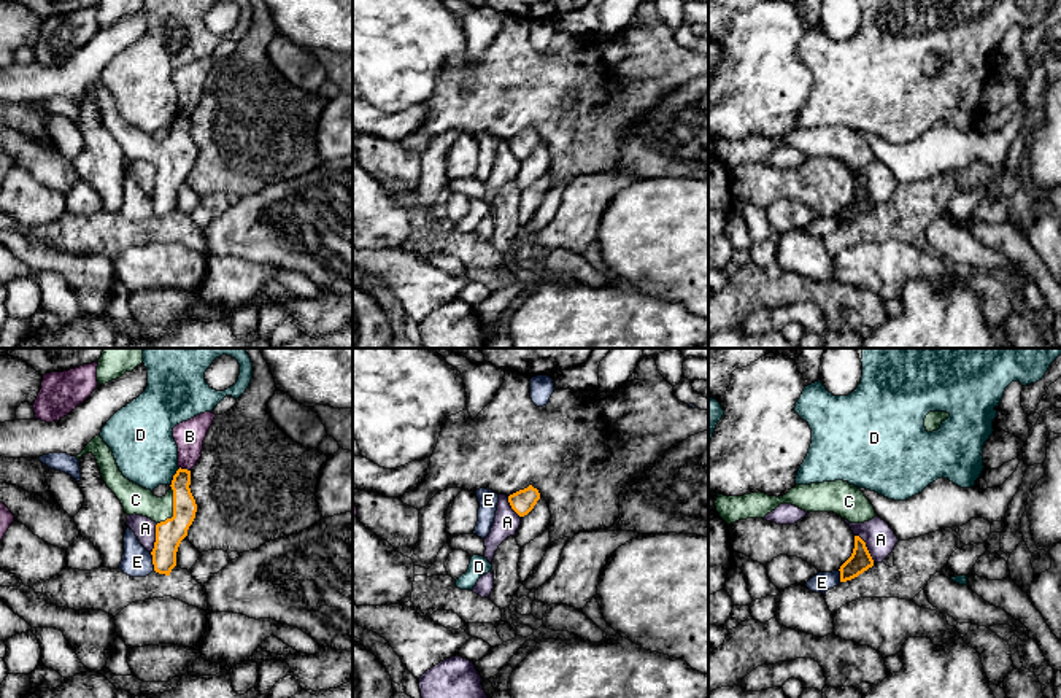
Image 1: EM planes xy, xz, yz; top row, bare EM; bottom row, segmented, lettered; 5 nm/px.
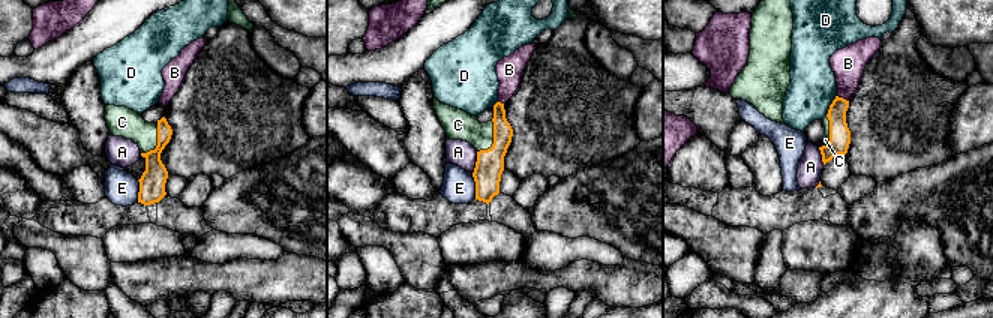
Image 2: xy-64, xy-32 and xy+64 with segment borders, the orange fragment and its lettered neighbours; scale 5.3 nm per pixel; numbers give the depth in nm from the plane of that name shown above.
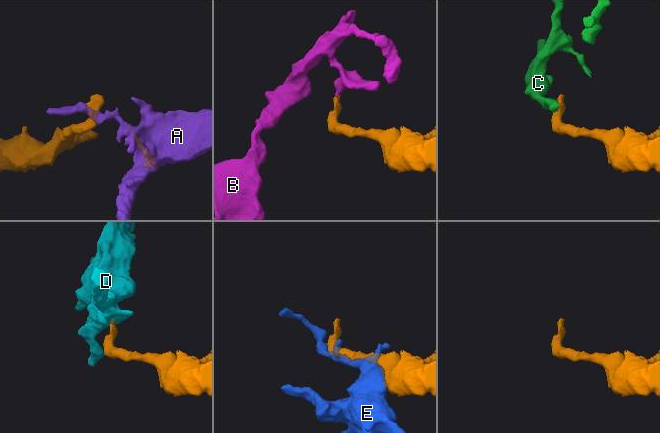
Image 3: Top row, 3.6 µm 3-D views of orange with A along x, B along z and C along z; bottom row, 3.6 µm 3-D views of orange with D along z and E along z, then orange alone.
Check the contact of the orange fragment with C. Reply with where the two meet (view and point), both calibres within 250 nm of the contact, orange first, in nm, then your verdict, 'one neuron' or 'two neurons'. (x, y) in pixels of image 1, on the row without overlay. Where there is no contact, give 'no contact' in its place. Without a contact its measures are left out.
xy (173, 151) | 140/140 nm | one neuron

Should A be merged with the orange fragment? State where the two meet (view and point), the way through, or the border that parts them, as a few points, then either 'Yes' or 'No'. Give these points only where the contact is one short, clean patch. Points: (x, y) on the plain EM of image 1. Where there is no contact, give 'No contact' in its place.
Touches orange at yz (866, 191). Boundary: yz (855, 178), (864, 186), (874, 205). No

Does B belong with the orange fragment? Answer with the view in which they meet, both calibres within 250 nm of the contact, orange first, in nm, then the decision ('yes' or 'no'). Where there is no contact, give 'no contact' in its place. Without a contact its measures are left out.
contact in xy; calibres 120 and 150 nm; no

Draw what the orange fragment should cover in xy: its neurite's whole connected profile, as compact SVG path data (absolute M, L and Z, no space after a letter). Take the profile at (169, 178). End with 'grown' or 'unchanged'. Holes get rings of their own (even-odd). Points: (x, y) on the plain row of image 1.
M95 79L86 92L76 100L92 97L100 111L100 118L106 130L121 145L127 159L143 159L156 165L156 186L151 196L154 215L170 219L176 210L176 196L181 184L187 180L197 156L195 143L191 137L191 114L178 113L173 119L170 134L165 140L157 142L122 119L111 92L103 83Z; grown

